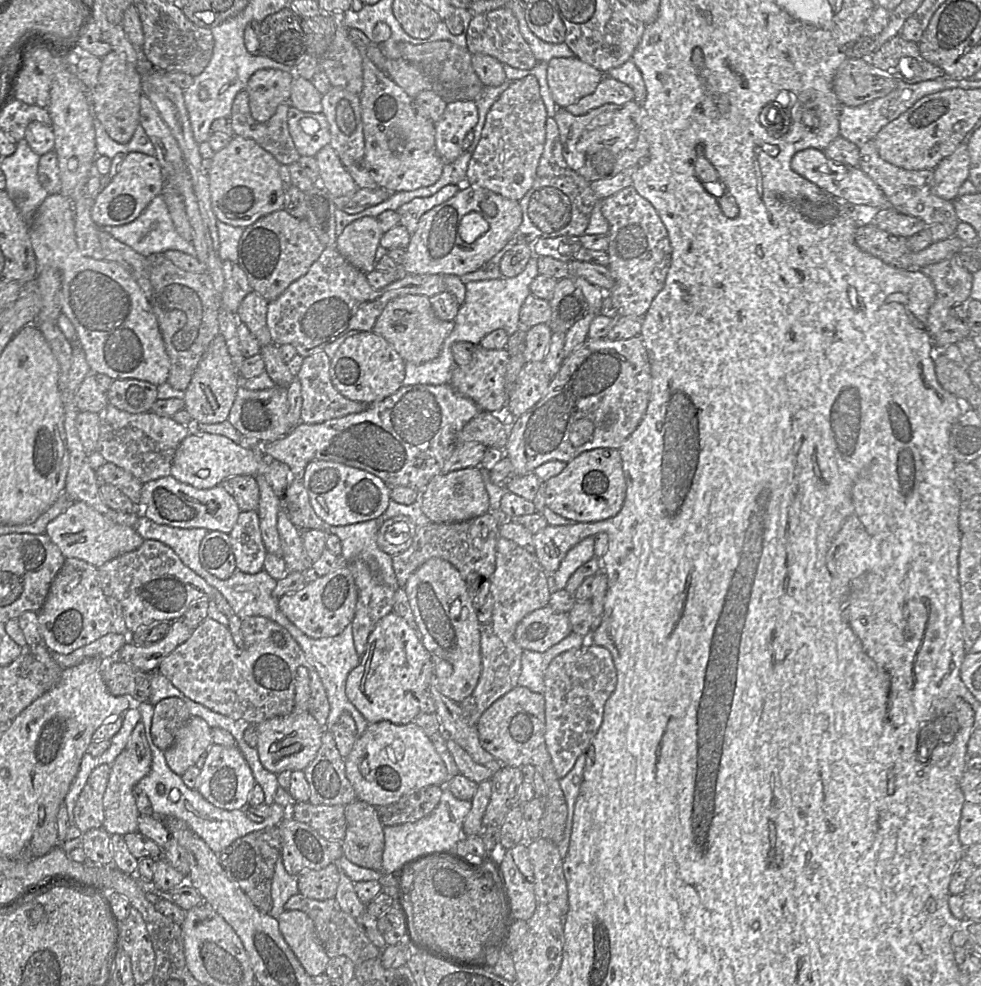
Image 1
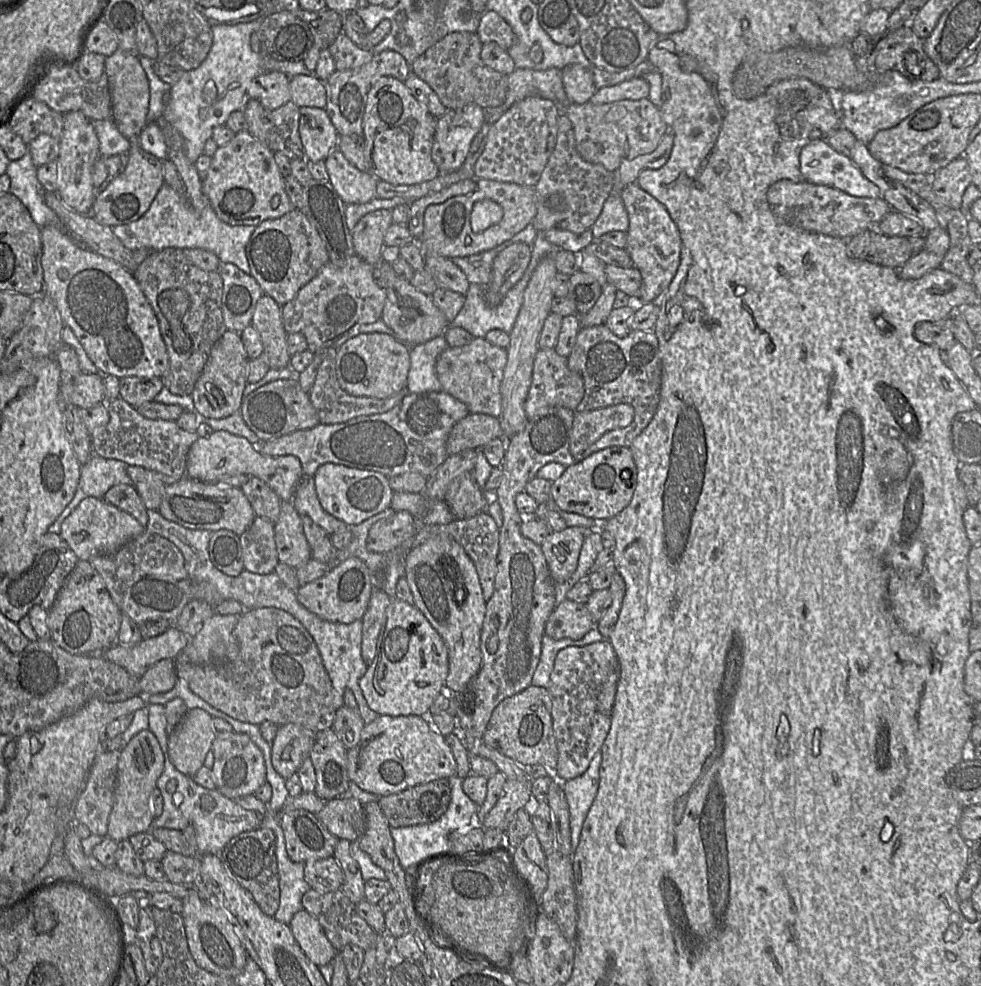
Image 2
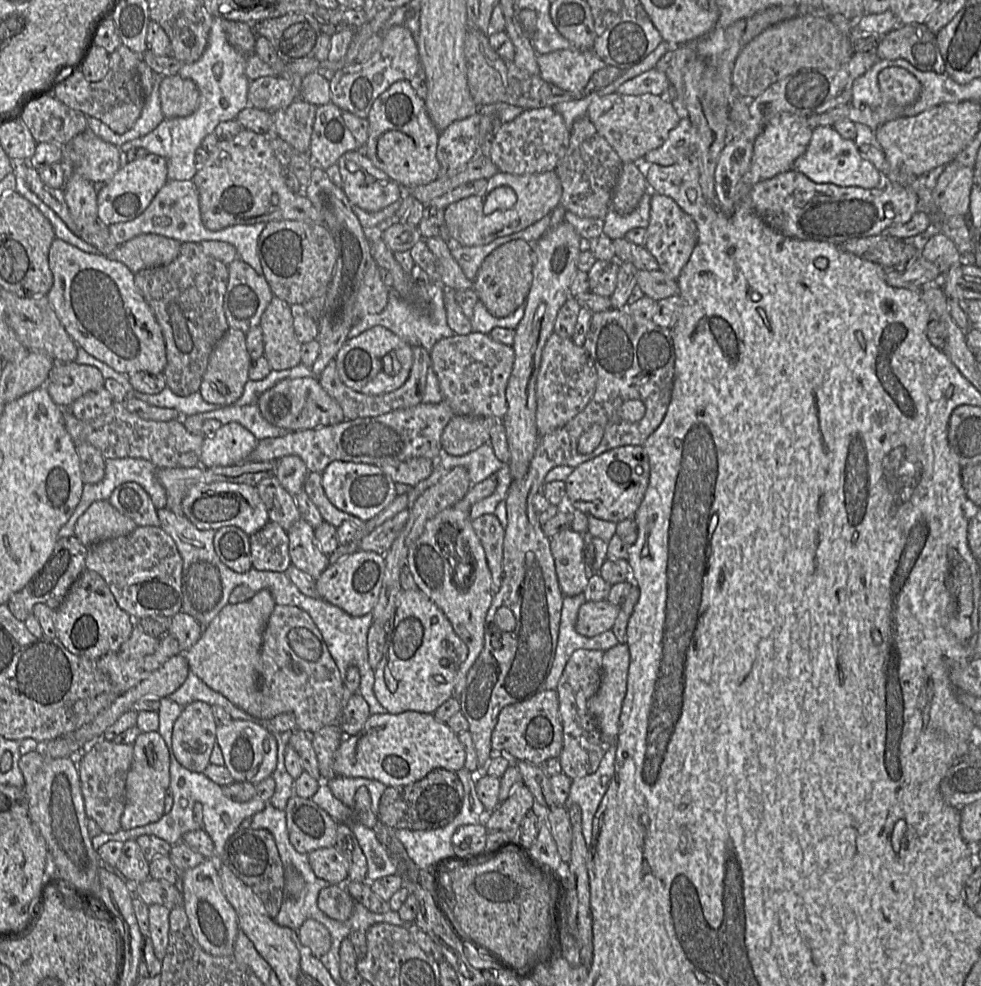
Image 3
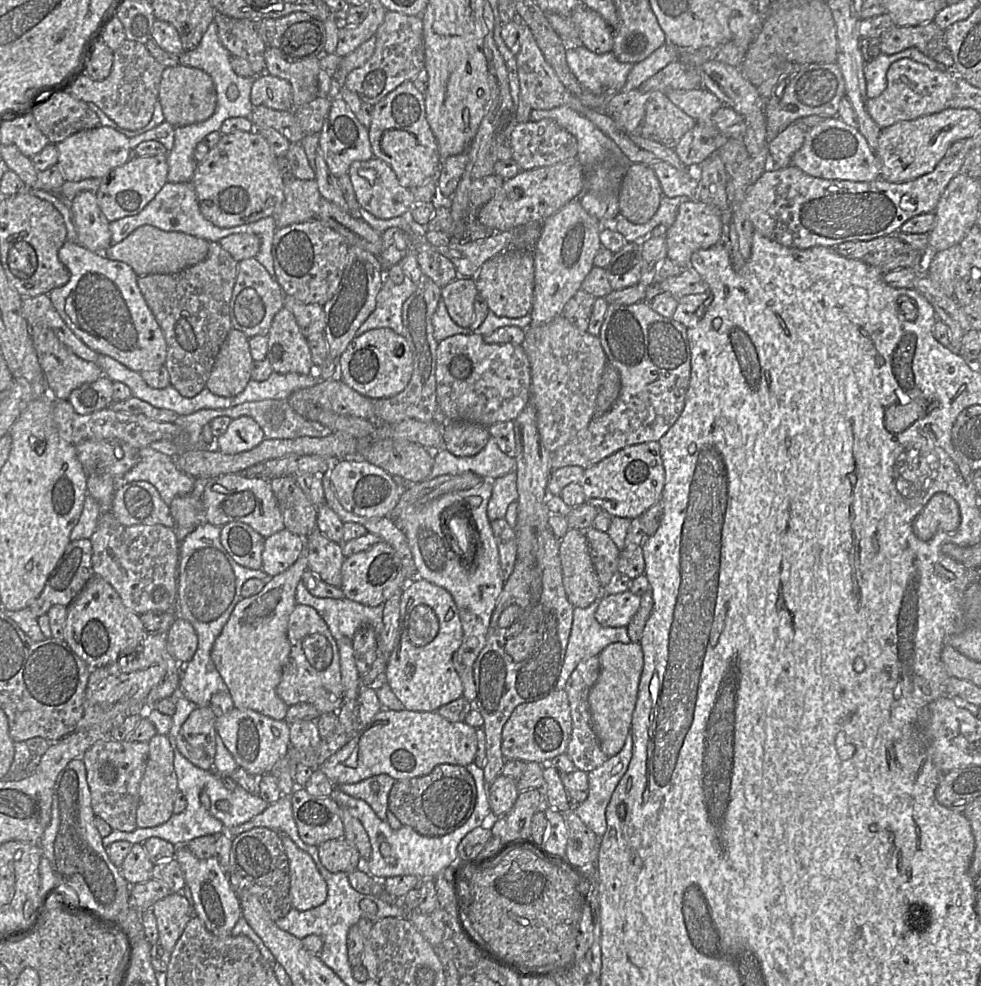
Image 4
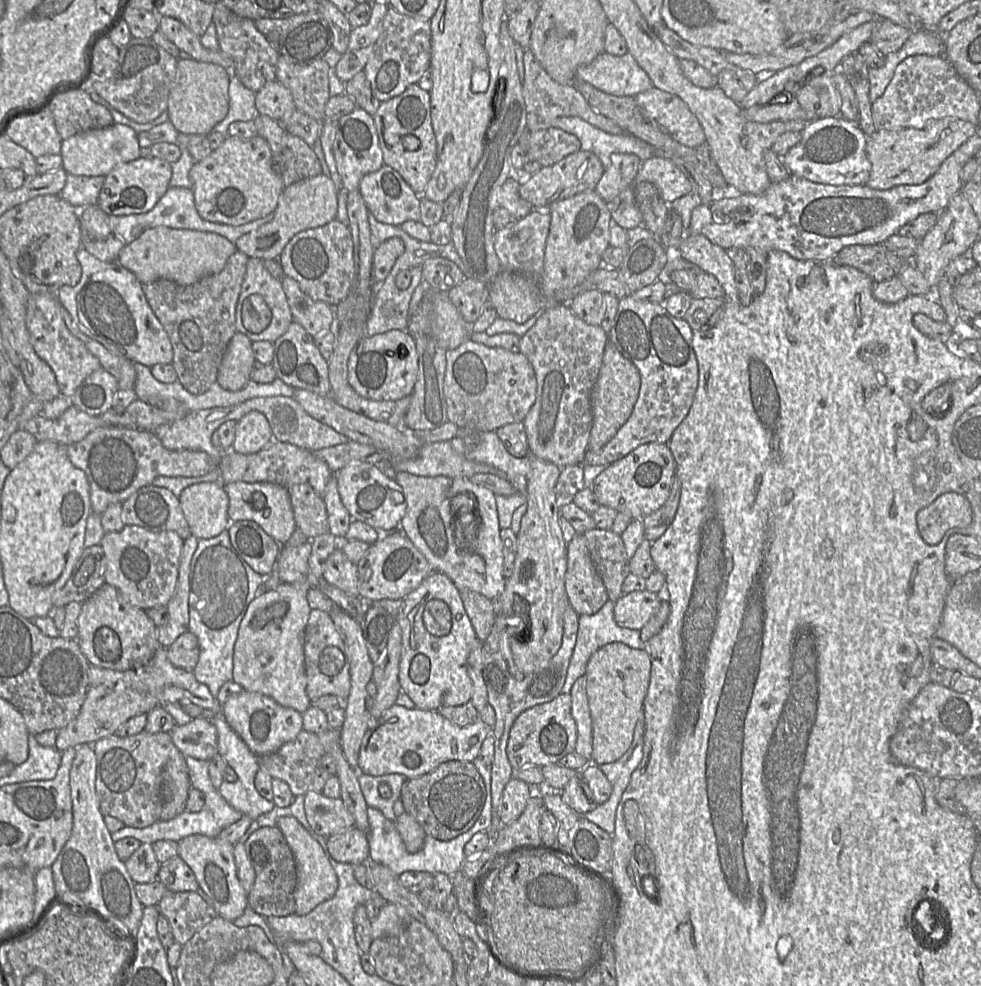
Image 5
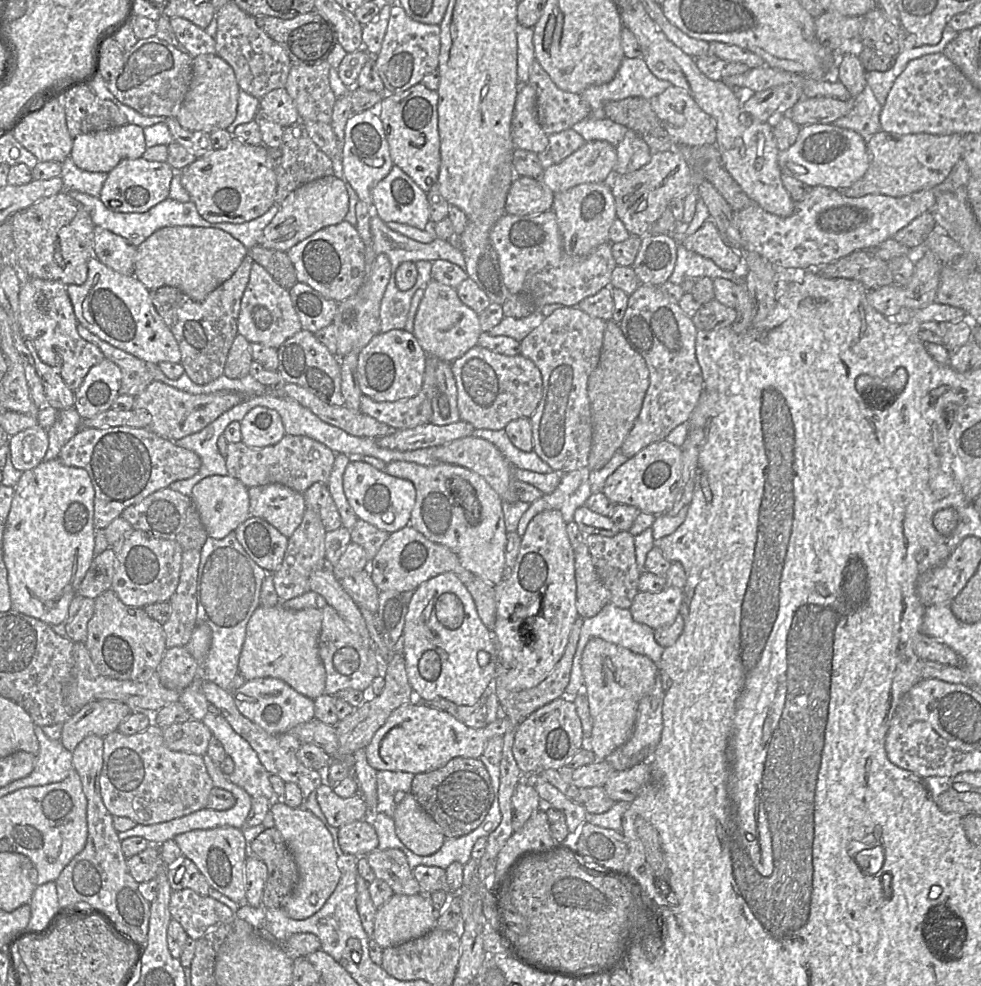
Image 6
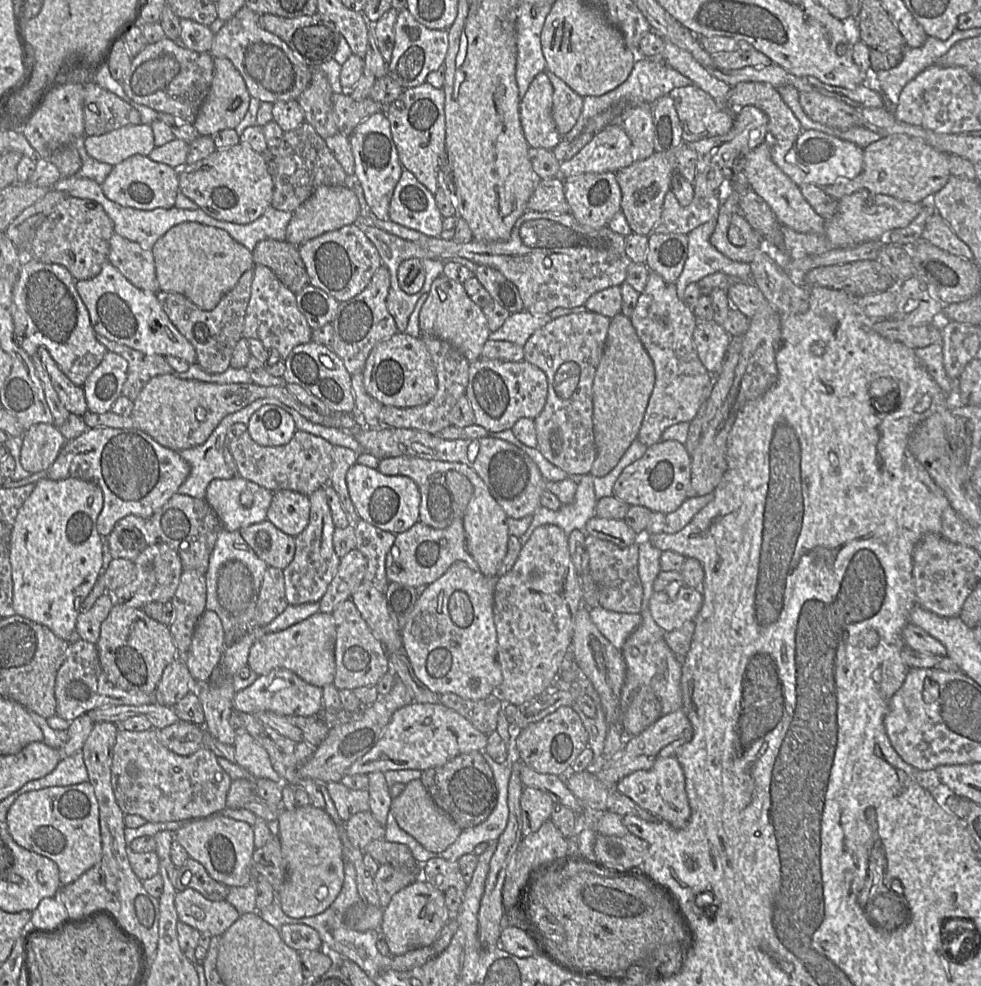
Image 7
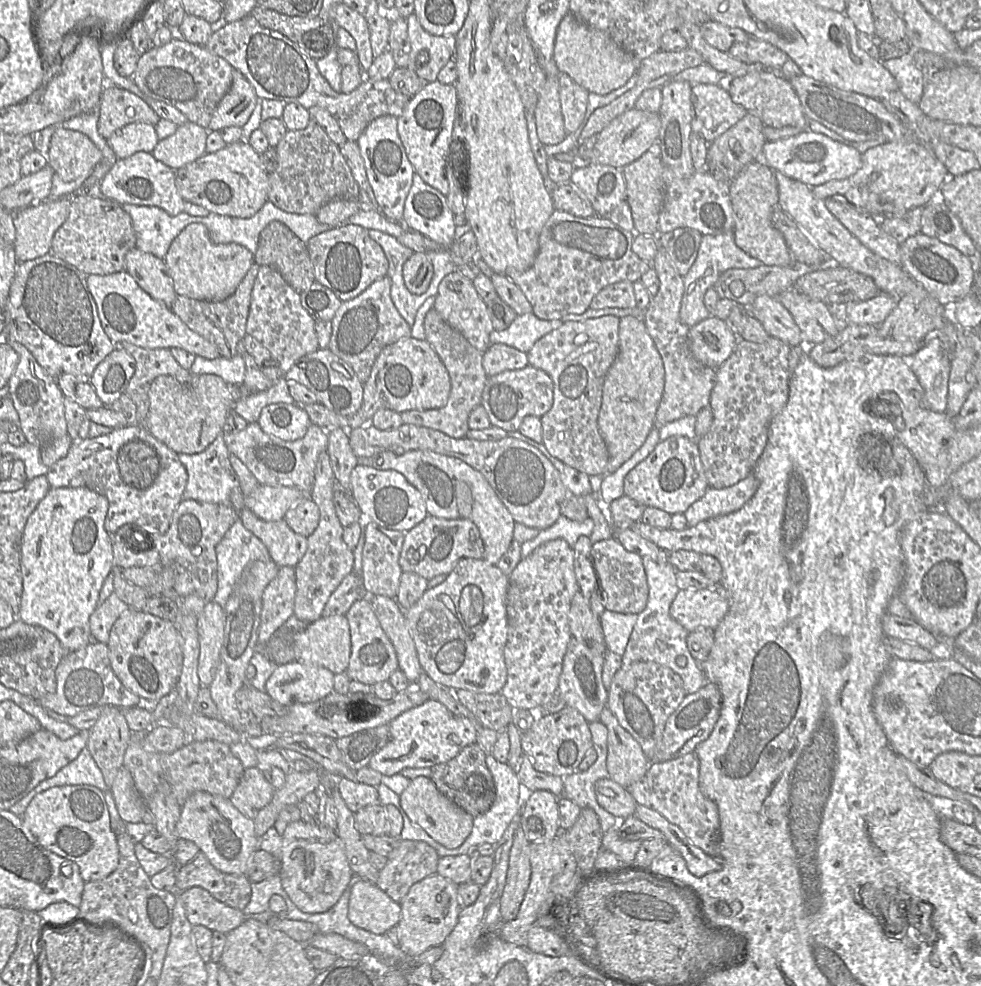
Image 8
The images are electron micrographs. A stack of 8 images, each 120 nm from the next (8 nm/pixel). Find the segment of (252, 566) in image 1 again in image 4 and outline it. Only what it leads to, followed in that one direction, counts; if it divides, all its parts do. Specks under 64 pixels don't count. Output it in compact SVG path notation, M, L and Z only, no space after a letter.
M283 529L265 538L262 570L274 577L293 565L304 554L304 537Z

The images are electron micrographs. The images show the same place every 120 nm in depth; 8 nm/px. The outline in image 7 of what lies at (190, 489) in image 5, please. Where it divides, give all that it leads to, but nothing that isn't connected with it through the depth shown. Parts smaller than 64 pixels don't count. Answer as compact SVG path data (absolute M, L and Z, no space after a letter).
M241 476L230 479L214 479L210 482L205 500L218 515L222 527L228 531L240 530L248 525L267 519L267 511L274 492Z

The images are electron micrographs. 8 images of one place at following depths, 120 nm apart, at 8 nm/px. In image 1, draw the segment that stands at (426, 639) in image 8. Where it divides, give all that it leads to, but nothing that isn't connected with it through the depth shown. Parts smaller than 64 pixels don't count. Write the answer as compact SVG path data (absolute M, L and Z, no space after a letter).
M390 612L380 619L369 635L365 652L360 656L358 666L352 669L346 679L345 693L348 700L363 715L368 723L387 720L395 724L407 724L421 713L419 698L434 684L434 666L429 652L424 647L417 628L411 627L405 619Z

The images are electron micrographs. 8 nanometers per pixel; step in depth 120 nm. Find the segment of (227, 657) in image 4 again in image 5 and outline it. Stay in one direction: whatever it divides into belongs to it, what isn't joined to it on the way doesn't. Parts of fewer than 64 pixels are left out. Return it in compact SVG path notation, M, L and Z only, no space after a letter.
M330 532L311 539L309 573L304 582L281 583L275 589L258 595L243 617L233 653L232 680L243 690L267 695L278 704L304 713L311 706L306 692L304 637L311 612L307 591L323 580L323 565L328 556L349 540Z

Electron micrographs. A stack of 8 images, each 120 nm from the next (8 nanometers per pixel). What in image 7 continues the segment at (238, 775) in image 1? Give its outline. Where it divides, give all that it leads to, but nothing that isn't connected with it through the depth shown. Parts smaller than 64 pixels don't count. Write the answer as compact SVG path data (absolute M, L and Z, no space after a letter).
M284 668L260 675L250 686L236 692L234 710L258 714L271 711L288 716L314 716L323 709L323 688L303 680L297 674Z

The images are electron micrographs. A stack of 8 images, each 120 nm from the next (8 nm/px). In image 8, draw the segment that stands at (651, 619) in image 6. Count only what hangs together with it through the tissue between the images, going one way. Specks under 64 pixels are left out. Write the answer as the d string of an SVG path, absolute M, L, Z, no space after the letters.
M719 587L712 589L685 588L675 596L670 616L688 632L699 627L715 629L729 608L726 595Z

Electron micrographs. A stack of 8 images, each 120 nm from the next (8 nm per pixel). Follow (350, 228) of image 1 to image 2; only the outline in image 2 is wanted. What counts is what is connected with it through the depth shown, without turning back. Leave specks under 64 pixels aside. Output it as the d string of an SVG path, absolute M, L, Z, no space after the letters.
M377 210L362 217L351 231L356 255L373 266L379 265L384 236L392 224L392 210Z

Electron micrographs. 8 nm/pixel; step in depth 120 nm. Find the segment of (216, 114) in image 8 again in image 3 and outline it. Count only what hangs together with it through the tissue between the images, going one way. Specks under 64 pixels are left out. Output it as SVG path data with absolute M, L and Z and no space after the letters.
M179 74L162 77L159 95L160 106L166 120L190 116L200 104L197 85Z

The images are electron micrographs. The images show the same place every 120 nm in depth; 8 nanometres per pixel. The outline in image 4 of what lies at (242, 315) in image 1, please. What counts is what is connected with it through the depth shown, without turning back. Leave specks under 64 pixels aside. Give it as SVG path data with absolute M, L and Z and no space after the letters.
M283 307L274 317L267 334L268 352L267 360L271 363L273 371L280 374L298 373L314 375L315 367L312 362L308 340L301 332L293 313Z

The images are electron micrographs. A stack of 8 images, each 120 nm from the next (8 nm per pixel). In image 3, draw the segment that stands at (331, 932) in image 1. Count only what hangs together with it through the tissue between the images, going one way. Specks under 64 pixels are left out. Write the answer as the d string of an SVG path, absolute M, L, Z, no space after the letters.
M344 884L329 885L320 890L317 898L319 909L332 919L346 921L350 918L355 901Z

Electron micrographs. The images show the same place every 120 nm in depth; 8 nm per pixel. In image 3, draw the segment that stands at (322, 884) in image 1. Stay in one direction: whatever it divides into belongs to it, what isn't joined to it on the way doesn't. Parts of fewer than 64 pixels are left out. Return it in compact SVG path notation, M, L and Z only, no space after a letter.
M335 846L311 851L308 860L314 874L330 885L345 885L348 882L348 863Z

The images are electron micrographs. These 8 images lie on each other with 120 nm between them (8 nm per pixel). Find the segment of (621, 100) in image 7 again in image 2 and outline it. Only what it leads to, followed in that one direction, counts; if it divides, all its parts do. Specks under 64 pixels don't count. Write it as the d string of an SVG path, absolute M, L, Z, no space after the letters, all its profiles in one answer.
M515 68L514 71L508 75L508 91L504 103L497 107L488 108L488 114L485 115L485 122L481 128L483 140L484 137L487 136L492 124L494 124L514 103L531 96L539 96L550 99L551 101L562 102L563 104L569 103L563 86L562 70L551 68L539 71L530 68Z

